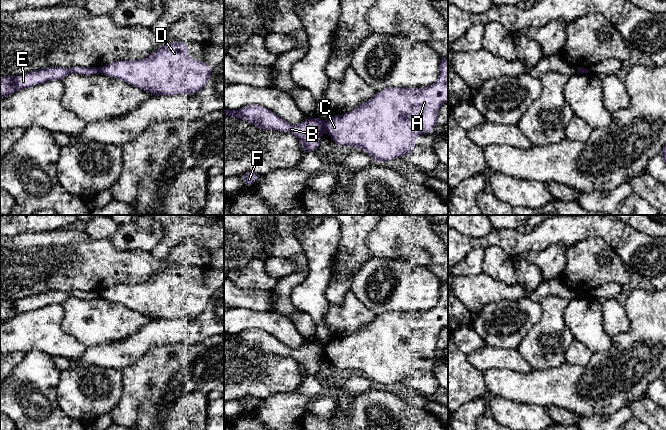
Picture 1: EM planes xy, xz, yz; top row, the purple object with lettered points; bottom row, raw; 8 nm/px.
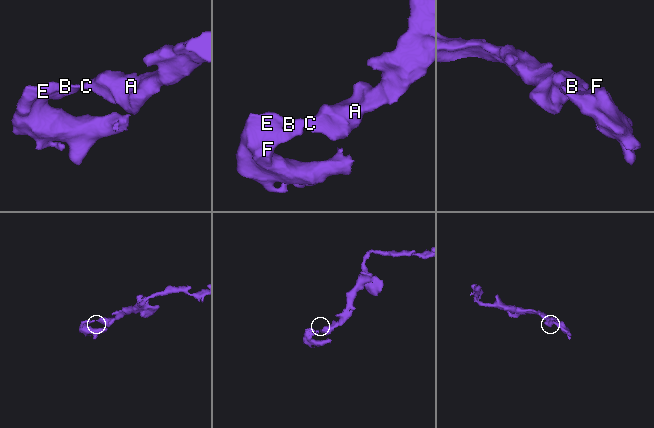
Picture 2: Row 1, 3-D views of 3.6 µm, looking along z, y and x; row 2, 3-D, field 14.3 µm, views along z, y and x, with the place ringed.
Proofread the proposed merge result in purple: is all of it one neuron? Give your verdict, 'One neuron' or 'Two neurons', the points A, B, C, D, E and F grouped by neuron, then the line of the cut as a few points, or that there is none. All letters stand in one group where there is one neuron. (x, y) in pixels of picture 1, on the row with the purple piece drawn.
Two neurons. Groups: A C D / B E F. Split along xz (323, 121), (325, 131)

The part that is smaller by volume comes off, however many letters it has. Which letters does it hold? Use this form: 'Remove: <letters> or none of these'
Remove: B, E, F

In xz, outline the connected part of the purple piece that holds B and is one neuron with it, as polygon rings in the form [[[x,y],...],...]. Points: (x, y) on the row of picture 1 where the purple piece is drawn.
[[[247,105],[241,109],[224,109],[224,116],[245,119],[260,130],[275,130],[292,133],[302,144],[303,152],[316,152],[321,135],[325,132],[323,120],[311,117],[299,125],[291,125],[262,105]]]

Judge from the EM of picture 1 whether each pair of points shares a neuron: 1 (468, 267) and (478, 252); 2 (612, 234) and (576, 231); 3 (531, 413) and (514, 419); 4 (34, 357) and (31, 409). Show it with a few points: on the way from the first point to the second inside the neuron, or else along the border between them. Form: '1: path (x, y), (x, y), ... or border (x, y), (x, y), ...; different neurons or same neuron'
1: path (472, 263), (476, 256); same neuron
2: path (603, 231), (585, 231); same neuron
3: path (527, 417), (518, 417); same neuron
4: path (34, 370), (31, 396); same neuron

